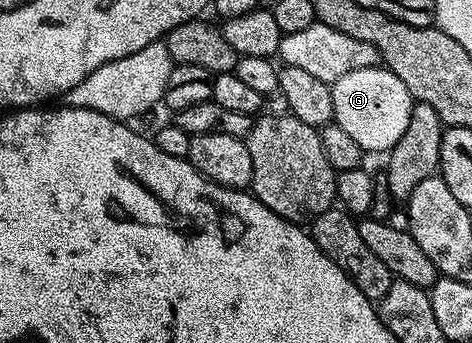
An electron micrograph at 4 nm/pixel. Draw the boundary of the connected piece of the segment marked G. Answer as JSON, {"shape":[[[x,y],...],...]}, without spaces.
{"shape":[[[382,65],[369,69],[353,69],[353,73],[345,73],[345,77],[331,84],[331,92],[334,123],[341,125],[341,129],[345,129],[345,133],[349,133],[349,137],[353,137],[353,141],[357,141],[357,145],[361,145],[365,153],[387,153],[397,145],[397,141],[401,141],[401,133],[405,133],[405,128],[409,126],[409,113],[413,106],[409,89],[405,89],[405,81],[401,81],[401,77],[397,77]]]}

